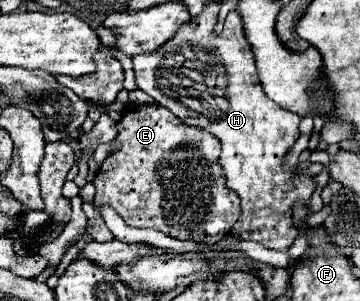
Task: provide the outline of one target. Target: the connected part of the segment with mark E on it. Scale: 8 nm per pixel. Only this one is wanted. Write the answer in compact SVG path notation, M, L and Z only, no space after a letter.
M130 105L118 121L118 137L114 139L114 145L120 149L106 157L94 179L96 209L100 209L104 203L110 203L126 221L126 225L156 229L182 241L188 239L214 245L232 231L240 217L240 197L226 187L224 169L218 161L220 141L216 141L212 133L186 127L162 105Z

